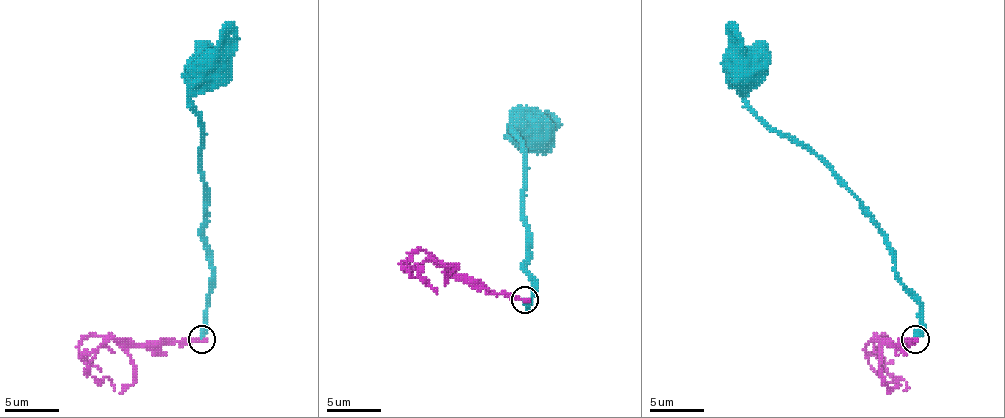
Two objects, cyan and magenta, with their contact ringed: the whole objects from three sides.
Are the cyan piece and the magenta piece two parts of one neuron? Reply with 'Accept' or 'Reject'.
Reject

